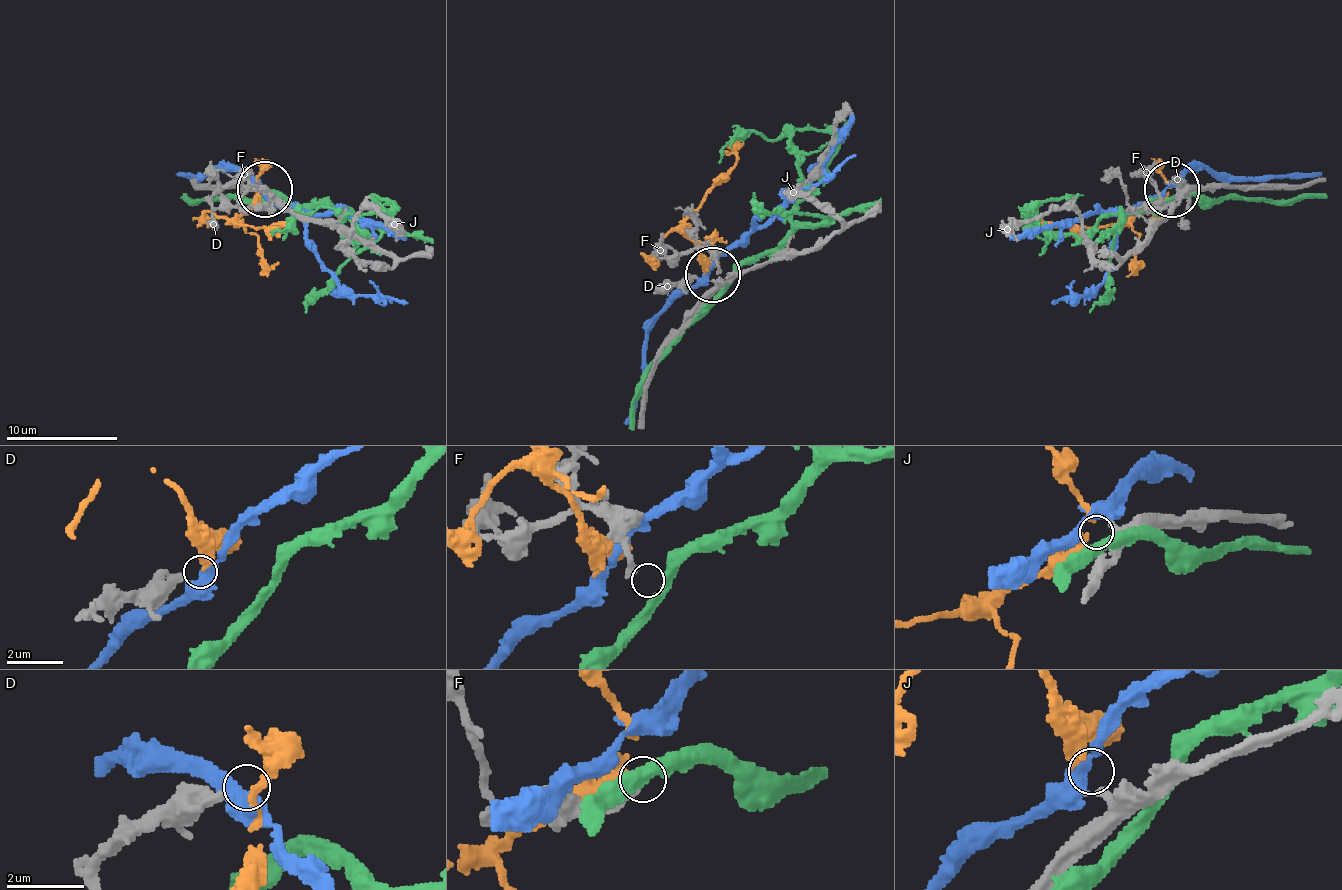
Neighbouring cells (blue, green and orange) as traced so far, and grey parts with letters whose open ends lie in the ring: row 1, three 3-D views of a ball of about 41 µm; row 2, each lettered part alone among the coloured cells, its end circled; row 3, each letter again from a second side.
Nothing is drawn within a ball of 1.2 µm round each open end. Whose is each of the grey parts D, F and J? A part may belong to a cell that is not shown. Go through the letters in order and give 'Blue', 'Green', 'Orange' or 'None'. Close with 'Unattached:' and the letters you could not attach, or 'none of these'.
D: None
F: Green
J: Orange
Unattached: D

